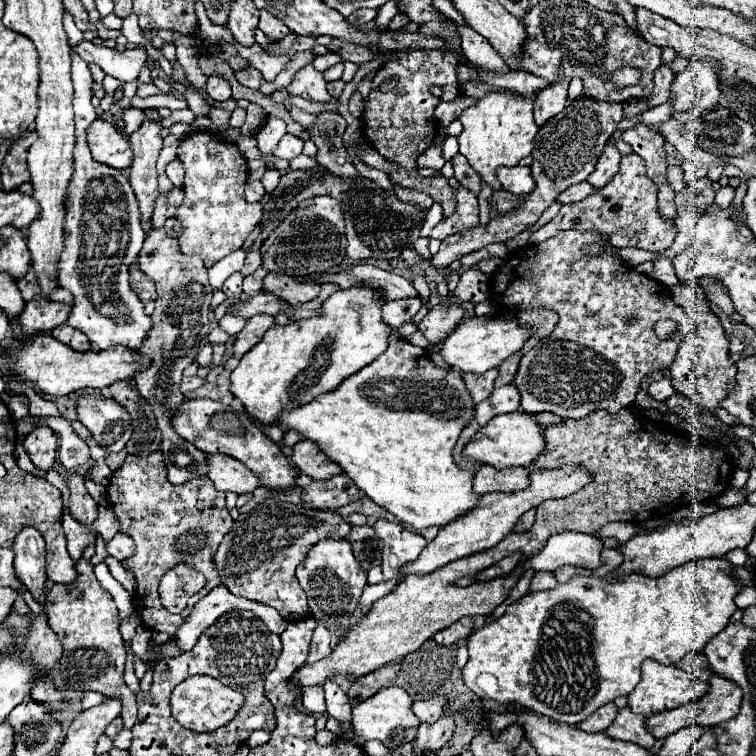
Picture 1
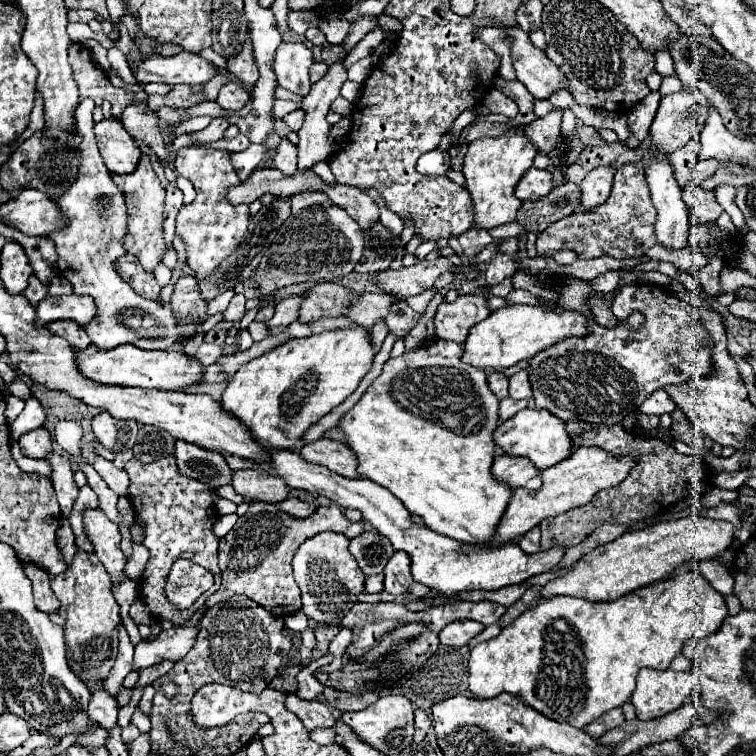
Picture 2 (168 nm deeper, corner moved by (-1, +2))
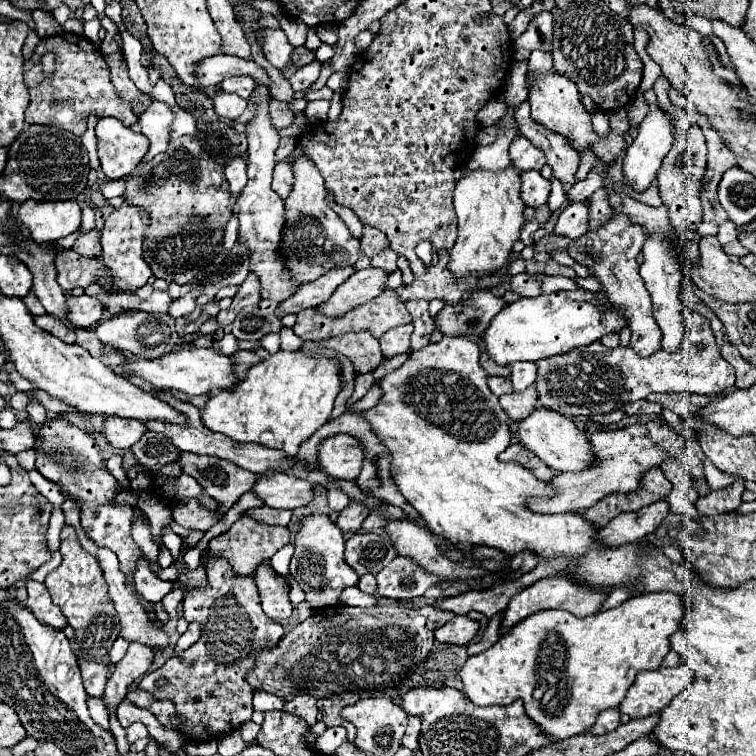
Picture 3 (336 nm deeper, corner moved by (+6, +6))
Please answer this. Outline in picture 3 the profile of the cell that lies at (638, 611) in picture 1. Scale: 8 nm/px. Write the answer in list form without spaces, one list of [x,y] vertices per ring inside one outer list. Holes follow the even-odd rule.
[[[673,592],[639,594],[613,610],[597,612],[589,618],[573,618],[573,614],[565,610],[537,612],[513,626],[489,650],[471,656],[465,662],[459,672],[465,686],[463,692],[473,704],[479,706],[511,704],[521,698],[531,722],[535,722],[553,742],[583,734],[595,724],[599,712],[617,708],[623,702],[629,686],[635,682],[637,672],[657,670],[661,666],[661,660],[669,652],[669,636],[681,626],[683,616],[683,598]]]

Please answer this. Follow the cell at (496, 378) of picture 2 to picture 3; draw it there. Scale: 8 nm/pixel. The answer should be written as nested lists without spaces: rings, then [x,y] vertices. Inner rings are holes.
[[[489,376],[489,388],[495,396],[501,396],[501,394],[509,394],[513,392],[513,386],[511,386],[511,378],[501,378],[501,376]]]

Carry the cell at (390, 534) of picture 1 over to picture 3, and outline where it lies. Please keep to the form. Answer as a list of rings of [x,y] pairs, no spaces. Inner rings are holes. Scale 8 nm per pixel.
[[[397,556],[387,568],[377,574],[377,596],[399,602],[411,602],[421,598],[427,588],[437,586],[437,576],[421,570],[417,562],[405,556]]]

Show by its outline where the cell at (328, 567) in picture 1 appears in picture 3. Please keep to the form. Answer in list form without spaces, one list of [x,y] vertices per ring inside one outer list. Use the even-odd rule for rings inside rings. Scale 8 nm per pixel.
[[[309,514],[299,520],[299,532],[295,536],[295,554],[291,560],[291,576],[301,584],[305,600],[313,608],[325,608],[339,602],[339,594],[347,586],[355,586],[359,576],[353,568],[347,566],[343,558],[343,534],[335,522],[325,514]]]

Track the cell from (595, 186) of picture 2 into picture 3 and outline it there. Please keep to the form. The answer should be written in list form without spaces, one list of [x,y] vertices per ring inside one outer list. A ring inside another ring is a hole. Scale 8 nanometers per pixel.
[[[573,202],[569,204],[561,214],[559,220],[553,228],[555,236],[563,236],[563,238],[581,238],[587,230],[587,210],[589,210],[589,202]]]

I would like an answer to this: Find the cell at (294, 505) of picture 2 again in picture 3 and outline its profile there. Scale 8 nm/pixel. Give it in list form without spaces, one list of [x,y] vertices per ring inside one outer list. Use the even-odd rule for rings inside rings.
[[[263,506],[263,508],[247,510],[245,514],[249,514],[253,520],[267,524],[267,526],[287,526],[289,524],[289,510],[277,510],[277,508]]]

